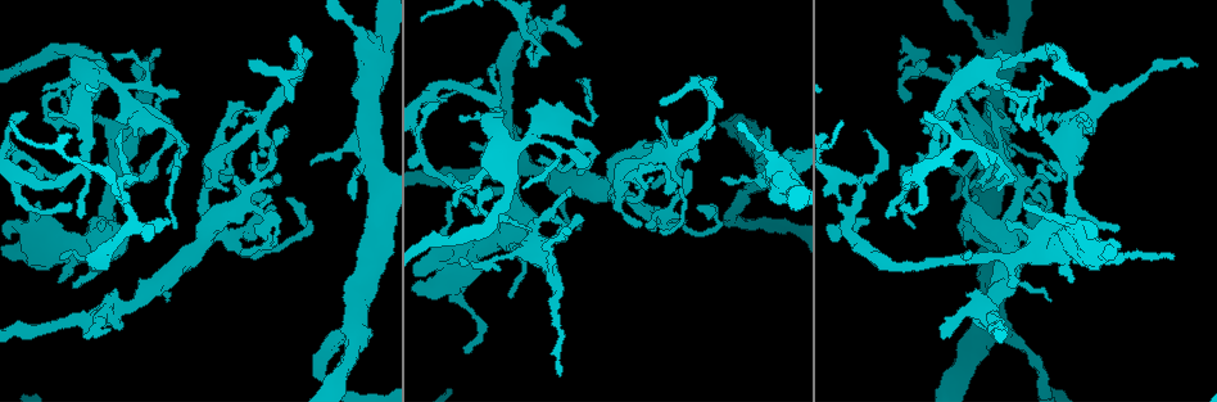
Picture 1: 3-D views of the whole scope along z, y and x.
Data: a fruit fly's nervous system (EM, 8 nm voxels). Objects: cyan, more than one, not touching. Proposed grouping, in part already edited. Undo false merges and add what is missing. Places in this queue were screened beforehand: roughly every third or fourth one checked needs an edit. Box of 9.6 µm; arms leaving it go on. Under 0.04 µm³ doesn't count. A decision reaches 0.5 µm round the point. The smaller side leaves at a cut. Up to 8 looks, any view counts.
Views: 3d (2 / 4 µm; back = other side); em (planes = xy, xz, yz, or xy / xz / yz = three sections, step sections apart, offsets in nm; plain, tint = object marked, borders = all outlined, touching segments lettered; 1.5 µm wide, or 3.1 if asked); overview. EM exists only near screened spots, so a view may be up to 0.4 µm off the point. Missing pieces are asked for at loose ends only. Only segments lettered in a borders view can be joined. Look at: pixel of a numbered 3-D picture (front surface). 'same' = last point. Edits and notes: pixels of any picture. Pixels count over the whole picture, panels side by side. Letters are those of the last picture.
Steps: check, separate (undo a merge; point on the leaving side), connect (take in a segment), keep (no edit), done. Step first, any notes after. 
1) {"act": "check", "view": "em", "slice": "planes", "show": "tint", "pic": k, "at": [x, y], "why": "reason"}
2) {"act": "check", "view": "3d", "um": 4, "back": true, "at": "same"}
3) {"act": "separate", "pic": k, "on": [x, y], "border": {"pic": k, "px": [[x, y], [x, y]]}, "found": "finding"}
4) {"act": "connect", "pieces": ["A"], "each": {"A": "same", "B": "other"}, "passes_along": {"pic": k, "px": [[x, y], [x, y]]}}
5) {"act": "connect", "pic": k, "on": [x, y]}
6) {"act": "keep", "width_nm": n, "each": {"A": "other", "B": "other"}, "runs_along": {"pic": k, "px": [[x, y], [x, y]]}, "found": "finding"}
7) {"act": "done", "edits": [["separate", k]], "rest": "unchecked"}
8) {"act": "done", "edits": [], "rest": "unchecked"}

{"act": "check", "view": "em", "slice": "planes", "show": "plain", "pic": 1, "at": [580, 228], "why": "thin end"}

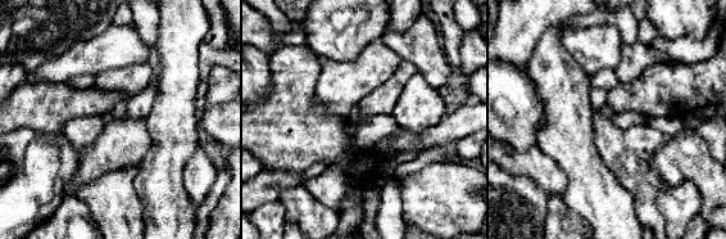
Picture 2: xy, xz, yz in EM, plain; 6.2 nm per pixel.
{"act": "check", "view": "em", "slice": "planes", "show": "tint", "at": "same", "why": "with the object marked"}

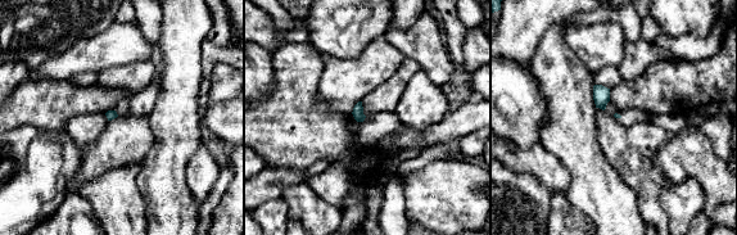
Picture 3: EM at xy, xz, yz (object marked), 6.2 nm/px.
{"act": "check", "view": "em", "slice": "planes", "show": "borders", "at": "same", "why": "see the neighbours"}

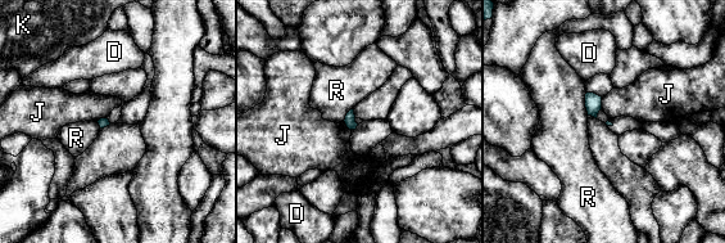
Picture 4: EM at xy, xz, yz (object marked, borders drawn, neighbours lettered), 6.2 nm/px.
{"act": "keep", "each": {"D": "other", "J": "other", "K": "other", "R": "other"}, "found": "no lettered segment goes on from it"}

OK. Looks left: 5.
{"act": "check", "view": "3d", "um": 2, "pic": 1, "at": [229, 174], "why": "free end"}

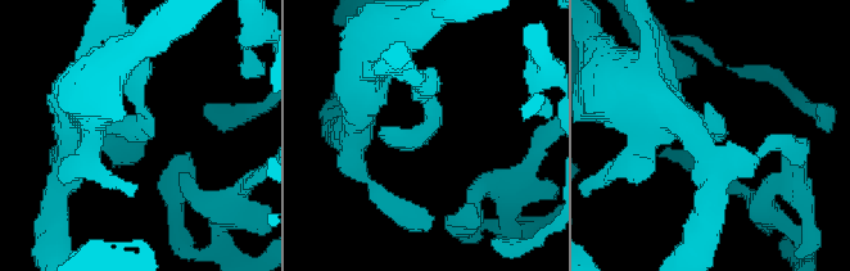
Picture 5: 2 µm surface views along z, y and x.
{"act": "check", "view": "em", "slice": "planes", "show": "borders", "pic": 5, "at": [148, 135], "why": "shape alone is not enough"}

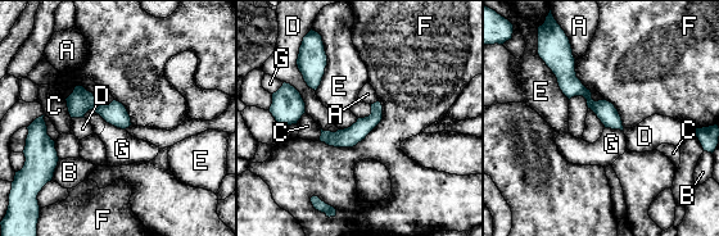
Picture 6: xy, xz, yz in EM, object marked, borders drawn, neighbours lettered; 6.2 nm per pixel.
{"act": "keep", "each": {"A": "other", "B": "other", "C": "other", "D": "other", "E": "other", "F": "other", "G": "other"}, "found": "no lettered segment goes on from it"}

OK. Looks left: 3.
{"act": "check", "view": "em", "slice": "planes", "show": "borders", "pic": 1, "at": [247, 115]}

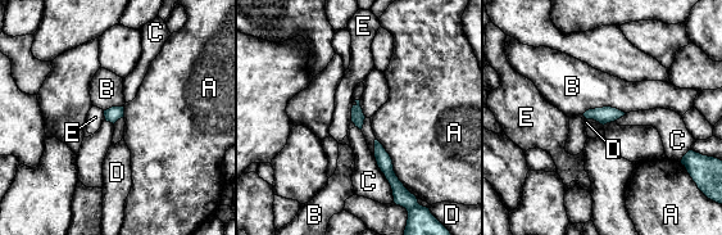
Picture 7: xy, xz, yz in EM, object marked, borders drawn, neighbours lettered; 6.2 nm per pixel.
{"act": "keep", "each": {"A": "other", "B": "other", "C": "other", "D": "other", "E": "other"}, "border": {"pic": 7, "px": [[359, 100], [362, 112], [366, 116]]}, "found": "none of them fits"}

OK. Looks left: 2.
{"act": "done", "edits": [], "rest": "unchecked"}

